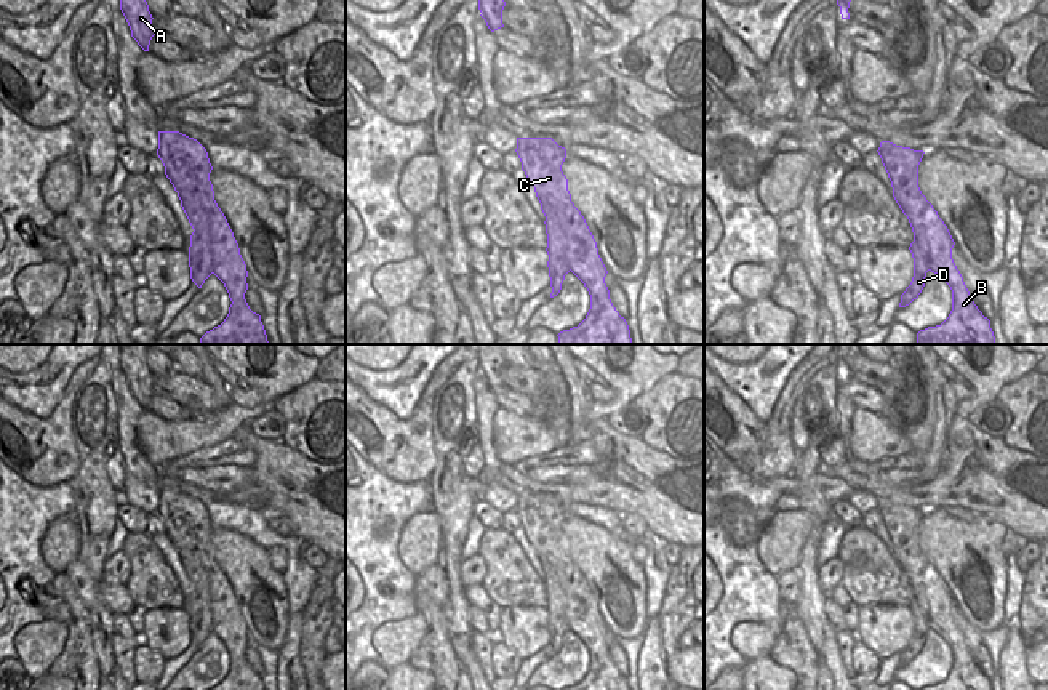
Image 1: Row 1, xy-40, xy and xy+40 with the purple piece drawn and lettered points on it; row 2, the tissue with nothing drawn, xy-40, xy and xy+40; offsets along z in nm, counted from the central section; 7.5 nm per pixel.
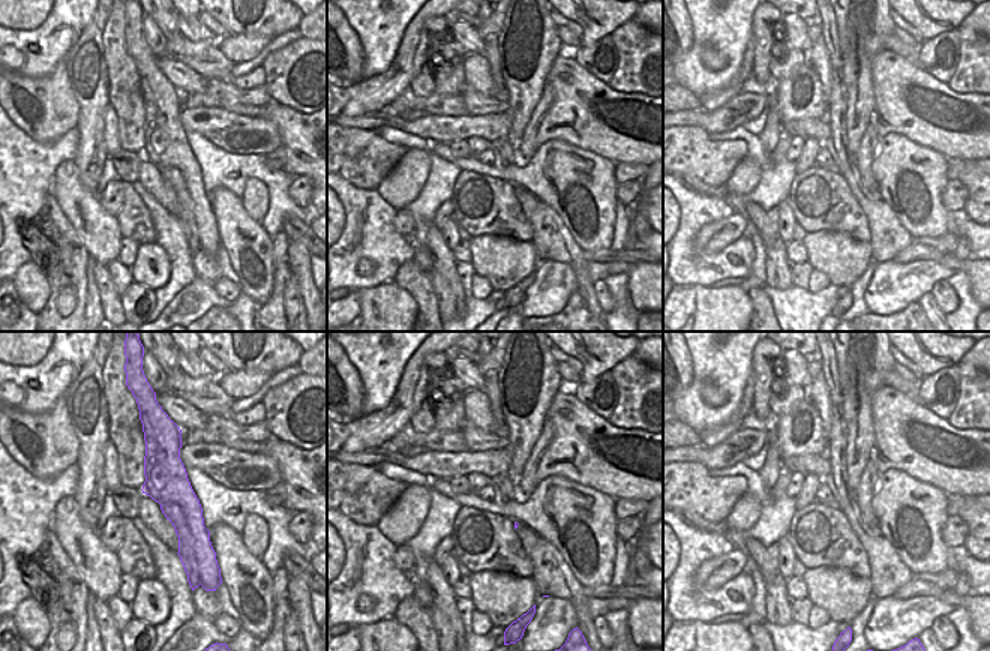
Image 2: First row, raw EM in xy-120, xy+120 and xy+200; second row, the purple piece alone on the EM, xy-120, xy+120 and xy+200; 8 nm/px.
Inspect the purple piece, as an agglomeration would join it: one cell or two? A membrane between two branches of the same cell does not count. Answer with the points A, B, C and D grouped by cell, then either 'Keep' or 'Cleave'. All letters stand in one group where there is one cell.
Groups: A B C / D. Cleave

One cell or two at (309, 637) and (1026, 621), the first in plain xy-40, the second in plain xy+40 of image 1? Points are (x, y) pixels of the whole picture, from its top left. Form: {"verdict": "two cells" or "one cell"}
{"verdict": "one cell"}

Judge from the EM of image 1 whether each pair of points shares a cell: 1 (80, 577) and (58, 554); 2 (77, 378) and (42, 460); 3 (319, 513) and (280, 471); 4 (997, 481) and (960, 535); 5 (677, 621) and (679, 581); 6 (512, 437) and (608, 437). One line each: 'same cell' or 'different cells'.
1: different cells
2: same cell
3: same cell
4: different cells
5: same cell
6: different cells

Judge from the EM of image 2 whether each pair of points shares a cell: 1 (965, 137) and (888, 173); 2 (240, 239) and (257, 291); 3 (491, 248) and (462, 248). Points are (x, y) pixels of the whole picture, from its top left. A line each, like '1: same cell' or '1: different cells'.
1: different cells
2: same cell
3: different cells

